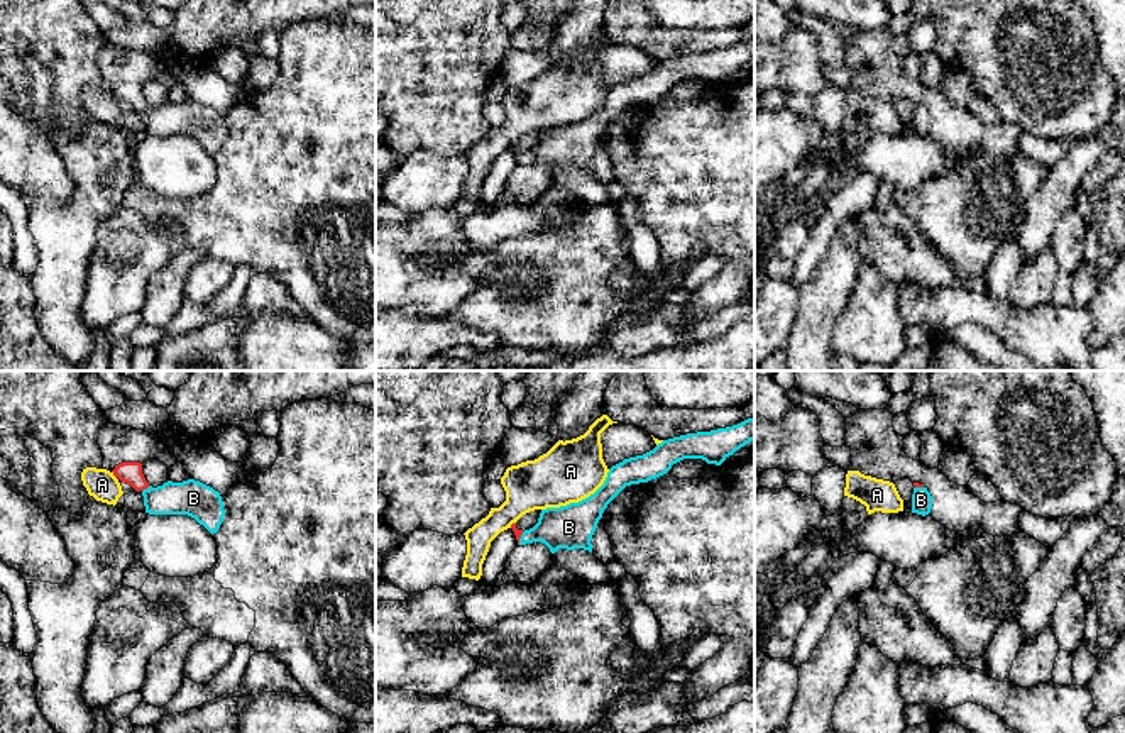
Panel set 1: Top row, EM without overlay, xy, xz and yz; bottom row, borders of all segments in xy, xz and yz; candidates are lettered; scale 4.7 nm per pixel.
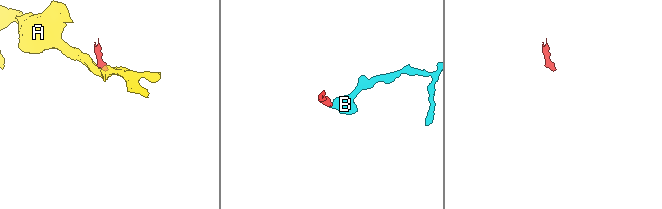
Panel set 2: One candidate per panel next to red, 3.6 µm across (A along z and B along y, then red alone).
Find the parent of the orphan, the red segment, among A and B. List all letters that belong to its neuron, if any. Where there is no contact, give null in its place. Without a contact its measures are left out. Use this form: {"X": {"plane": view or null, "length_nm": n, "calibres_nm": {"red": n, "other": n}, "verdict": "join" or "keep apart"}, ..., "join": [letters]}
{"A": {"plane": "xy", "length_nm": 40, "calibres_nm": {"red": 110, "other": 150}, "verdict": "keep apart"}, "B": {"plane": "xy", "length_nm": 50, "calibres_nm": {"red": 110, "other": 170}, "verdict": "join"}, "join": ["B"]}

